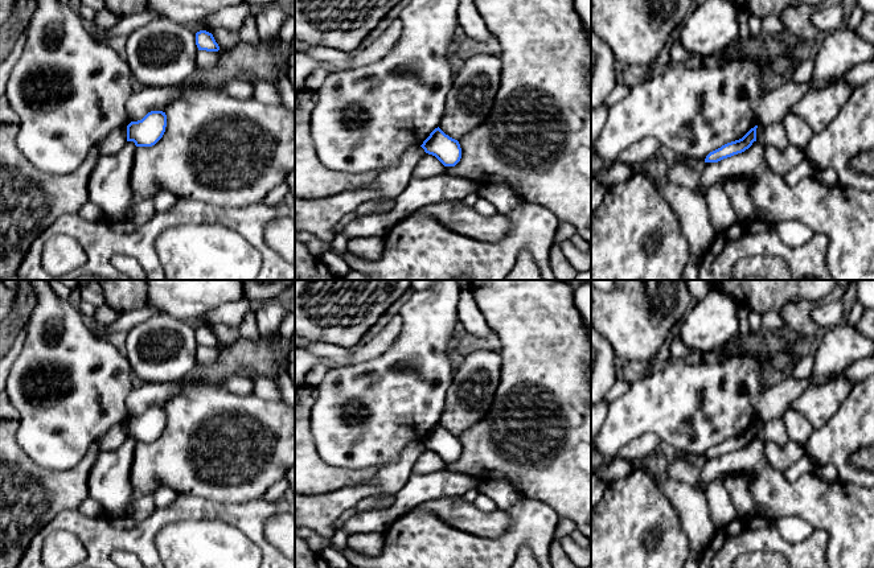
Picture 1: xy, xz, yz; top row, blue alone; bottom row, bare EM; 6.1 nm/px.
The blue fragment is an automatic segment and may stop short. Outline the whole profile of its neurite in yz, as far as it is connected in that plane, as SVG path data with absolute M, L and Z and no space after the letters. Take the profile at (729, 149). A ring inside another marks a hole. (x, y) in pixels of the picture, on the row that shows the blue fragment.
M758 125L751 128L742 139L727 143L721 148L710 152L706 156L705 162L718 162L723 159L744 152L752 145L754 141L756 141L756 128Z

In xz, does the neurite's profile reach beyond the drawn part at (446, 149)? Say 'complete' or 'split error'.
complete

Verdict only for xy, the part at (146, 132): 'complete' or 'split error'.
complete

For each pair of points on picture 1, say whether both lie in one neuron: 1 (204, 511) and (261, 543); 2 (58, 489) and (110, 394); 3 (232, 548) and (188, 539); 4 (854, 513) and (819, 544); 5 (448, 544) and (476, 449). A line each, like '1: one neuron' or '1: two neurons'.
1: one neuron
2: two neurons
3: one neuron
4: two neurons
5: two neurons

